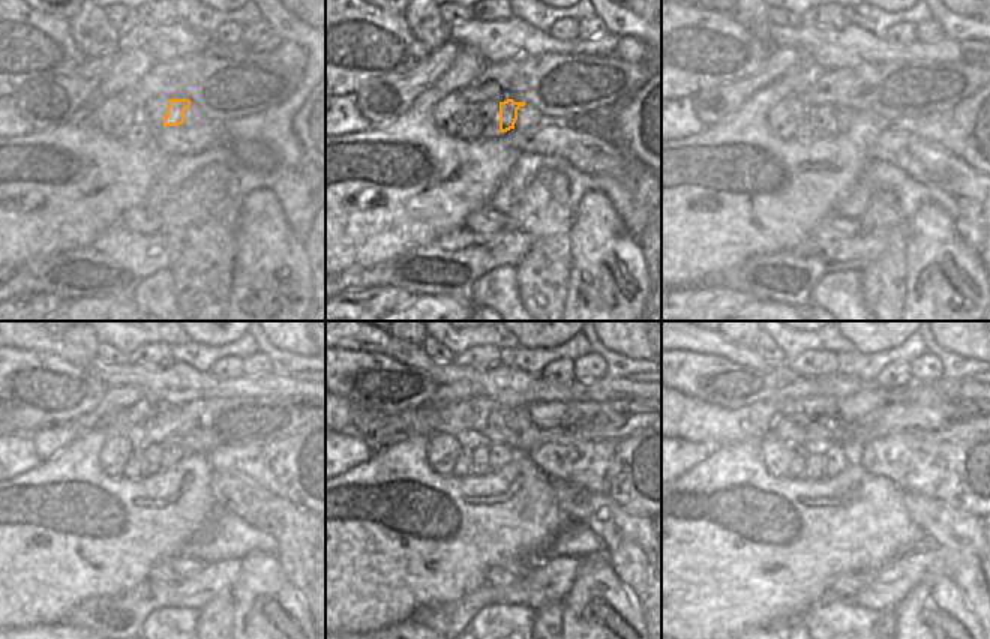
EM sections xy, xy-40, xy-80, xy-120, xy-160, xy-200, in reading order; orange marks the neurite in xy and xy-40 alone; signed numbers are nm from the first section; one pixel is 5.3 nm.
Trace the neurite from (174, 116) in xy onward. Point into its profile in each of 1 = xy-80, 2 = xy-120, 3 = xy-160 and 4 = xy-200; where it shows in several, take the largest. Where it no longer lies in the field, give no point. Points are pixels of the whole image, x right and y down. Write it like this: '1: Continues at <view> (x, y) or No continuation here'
1: Continues at xy-80 (843, 114)
2: Continues at xy-120 (171, 455)
3: Continues at xy-160 (500, 456)
4: Continues at xy-200 (836, 458).

